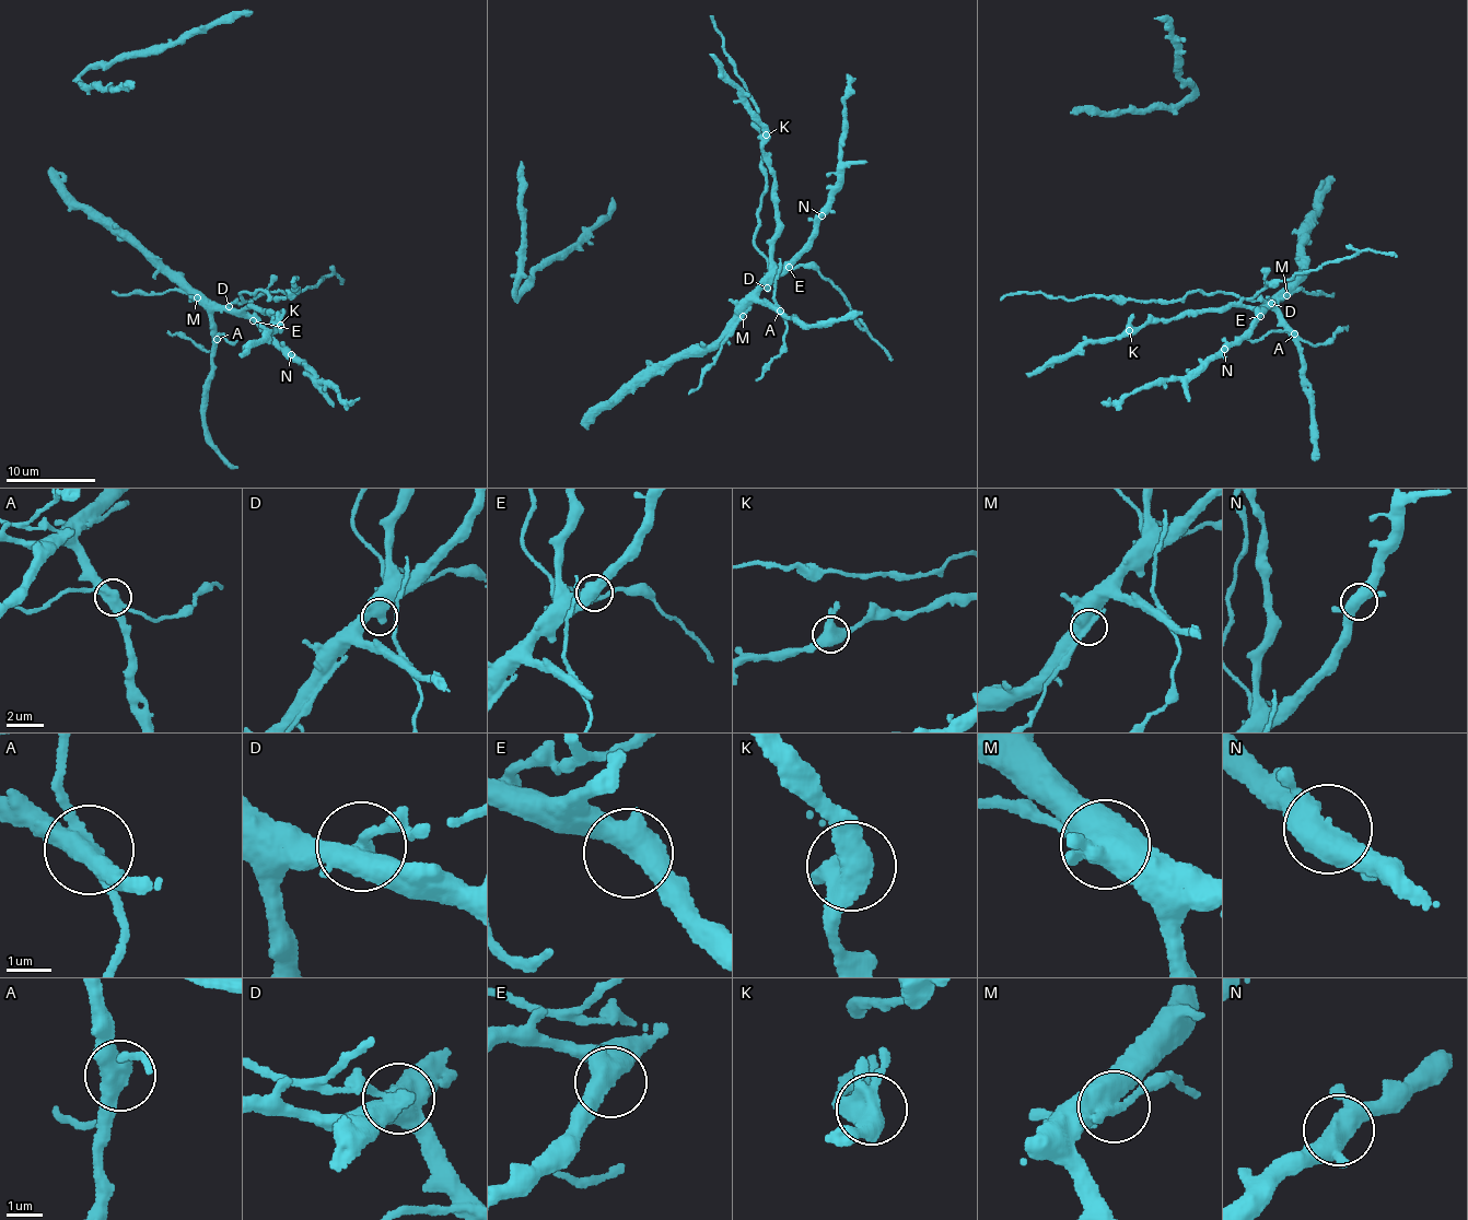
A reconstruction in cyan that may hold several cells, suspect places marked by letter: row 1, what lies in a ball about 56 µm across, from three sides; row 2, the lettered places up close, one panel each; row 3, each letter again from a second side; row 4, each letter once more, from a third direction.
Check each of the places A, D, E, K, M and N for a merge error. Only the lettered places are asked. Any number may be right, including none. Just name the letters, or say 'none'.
A, D, M

